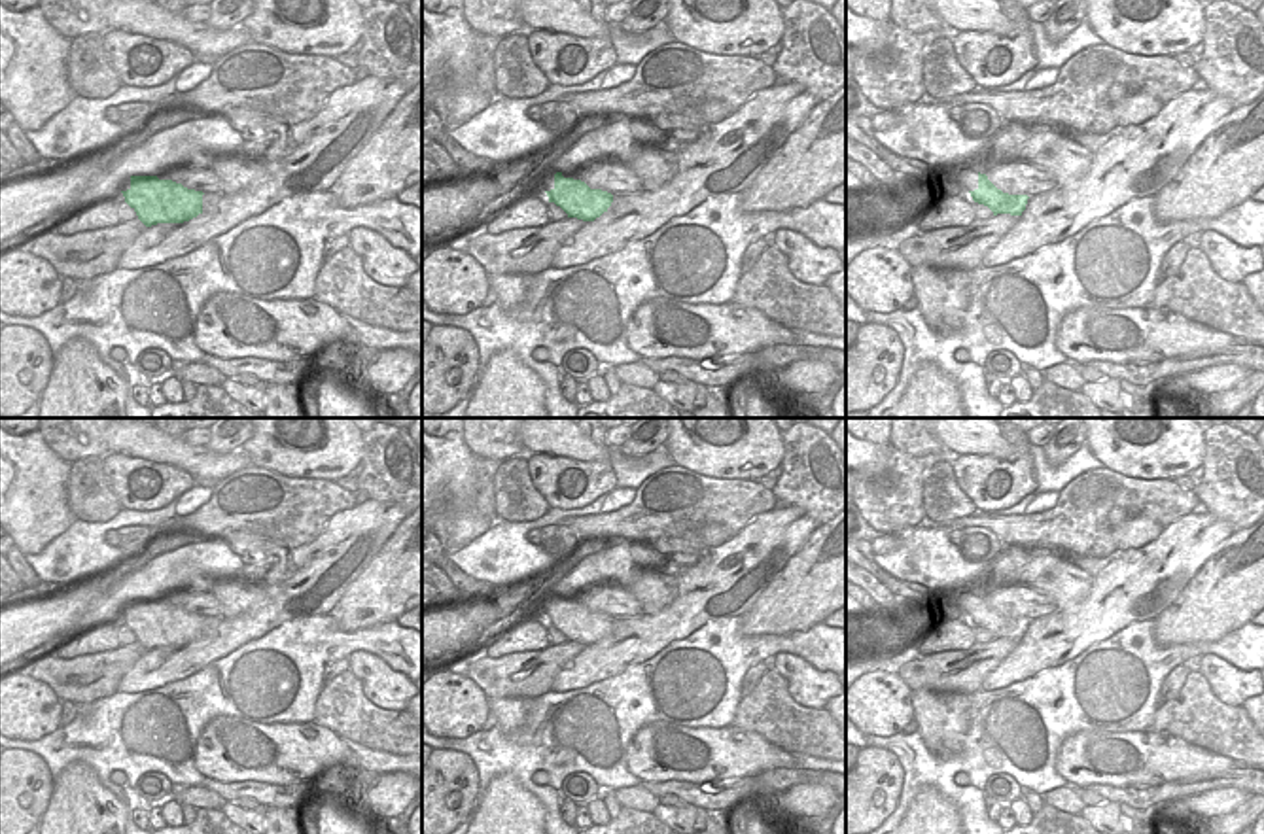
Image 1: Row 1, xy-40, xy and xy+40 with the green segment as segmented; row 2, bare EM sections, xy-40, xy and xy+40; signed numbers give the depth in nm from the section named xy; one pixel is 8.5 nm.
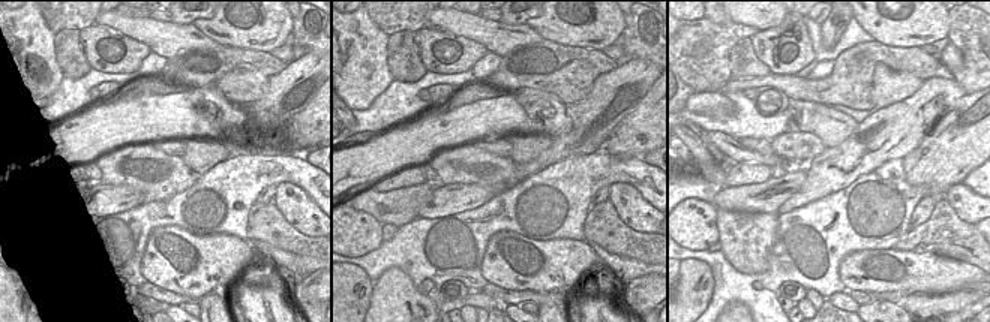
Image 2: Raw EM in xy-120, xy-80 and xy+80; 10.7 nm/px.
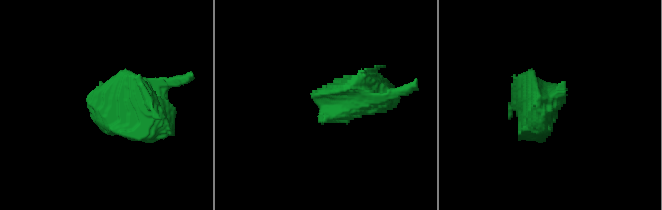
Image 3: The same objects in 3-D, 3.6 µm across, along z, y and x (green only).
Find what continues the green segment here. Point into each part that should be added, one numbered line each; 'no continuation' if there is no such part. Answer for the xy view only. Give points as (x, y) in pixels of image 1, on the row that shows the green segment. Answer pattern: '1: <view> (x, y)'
1: xy (544, 176)

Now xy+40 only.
1: xy+40 (967, 180)

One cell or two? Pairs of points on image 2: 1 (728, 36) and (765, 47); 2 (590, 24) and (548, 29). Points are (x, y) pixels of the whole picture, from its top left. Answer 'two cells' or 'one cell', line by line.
1: two cells
2: one cell

